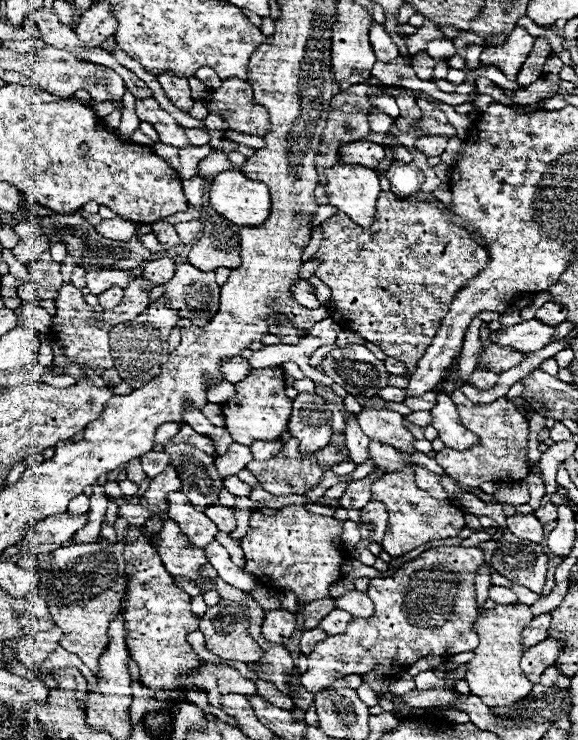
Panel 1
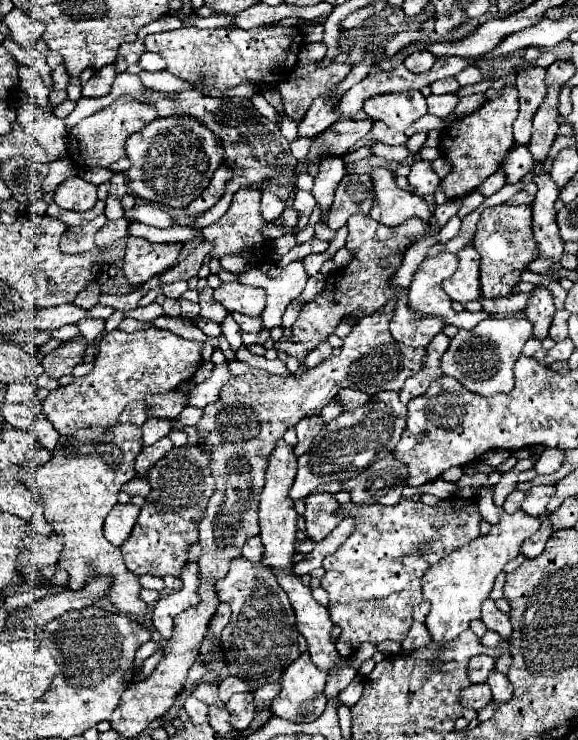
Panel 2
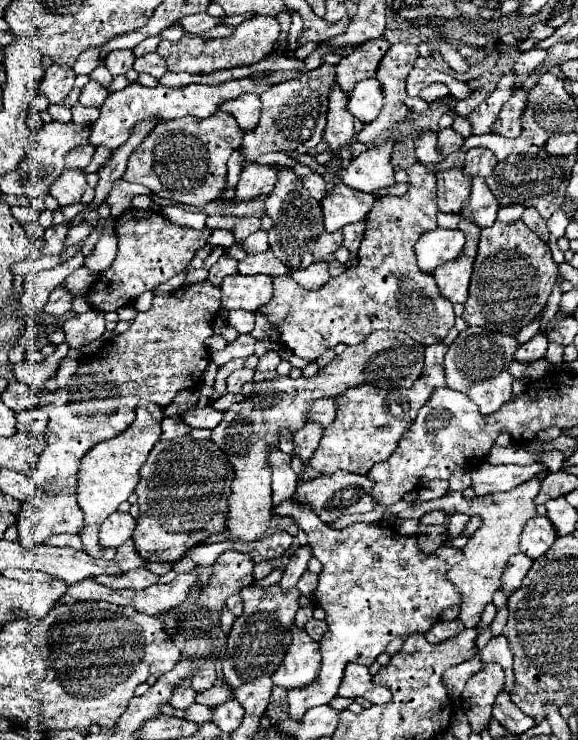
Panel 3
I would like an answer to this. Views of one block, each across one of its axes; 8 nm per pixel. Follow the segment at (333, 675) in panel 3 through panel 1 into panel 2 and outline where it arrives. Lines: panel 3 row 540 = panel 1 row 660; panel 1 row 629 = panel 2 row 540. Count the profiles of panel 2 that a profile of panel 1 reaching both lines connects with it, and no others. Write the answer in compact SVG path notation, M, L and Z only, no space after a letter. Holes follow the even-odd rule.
M404 498L404 500L400 500L400 504L394 504L394 506L368 504L368 506L364 506L364 508L358 508L354 502L350 502L350 504L344 504L344 514L352 514L352 516L356 518L356 528L354 528L352 536L350 536L332 556L324 558L324 570L326 570L326 574L322 576L322 588L324 588L324 590L328 592L328 596L330 596L330 602L328 602L328 606L326 606L326 608L328 608L328 614L330 614L330 620L332 620L332 624L336 624L336 626L342 628L342 634L340 634L338 640L336 640L336 650L338 650L342 656L352 656L360 642L376 642L376 644L378 644L378 642L382 642L382 640L398 640L398 642L404 640L404 636L408 634L408 630L410 630L410 626L412 626L412 608L422 602L420 582L422 582L426 570L428 570L432 564L436 564L438 560L442 560L444 556L448 556L450 552L454 552L456 548L460 548L460 546L472 542L474 538L478 538L482 516L480 516L480 512L478 512L478 502L476 502L476 498L448 498L448 500L442 500L438 506L426 506L426 504L414 502L414 500L410 500L410 498Z

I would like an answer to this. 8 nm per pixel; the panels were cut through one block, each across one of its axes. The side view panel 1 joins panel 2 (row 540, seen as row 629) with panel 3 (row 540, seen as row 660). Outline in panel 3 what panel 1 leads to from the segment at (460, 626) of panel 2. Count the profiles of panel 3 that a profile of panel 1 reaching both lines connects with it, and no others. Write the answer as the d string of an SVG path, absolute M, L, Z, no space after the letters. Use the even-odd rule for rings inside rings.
M536 476L534 480L528 480L504 494L488 494L482 498L472 498L476 504L480 504L480 512L476 512L476 516L482 520L482 526L464 546L464 560L448 572L448 580L462 592L460 620L464 622L466 628L476 628L486 604L492 602L492 596L500 588L500 576L504 572L504 566L508 564L508 558L520 552L522 528L530 518L536 516L534 498L540 490L540 484L542 480Z

